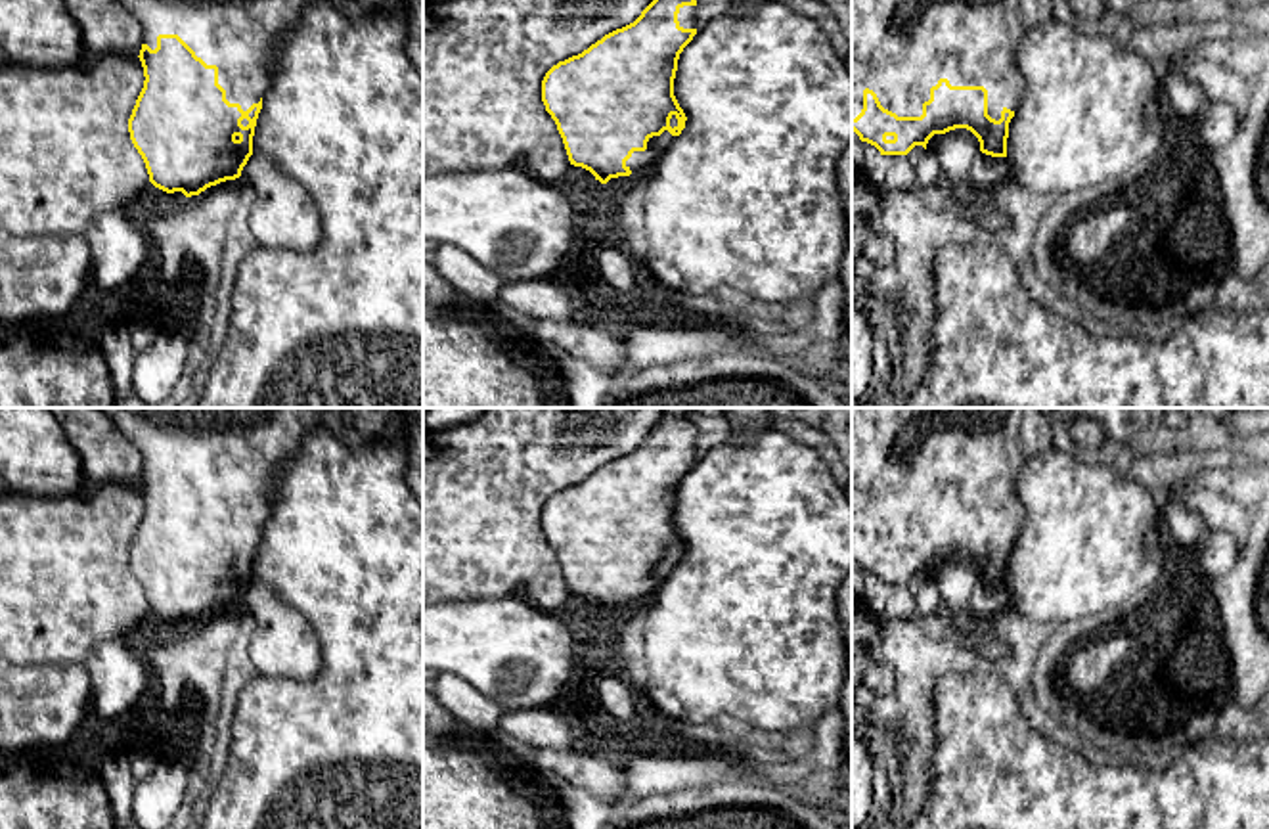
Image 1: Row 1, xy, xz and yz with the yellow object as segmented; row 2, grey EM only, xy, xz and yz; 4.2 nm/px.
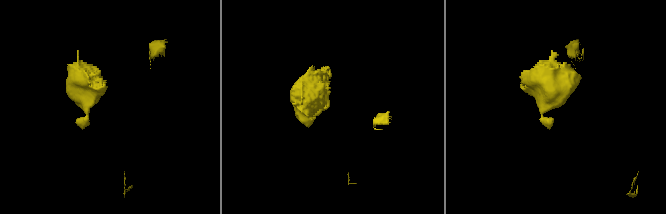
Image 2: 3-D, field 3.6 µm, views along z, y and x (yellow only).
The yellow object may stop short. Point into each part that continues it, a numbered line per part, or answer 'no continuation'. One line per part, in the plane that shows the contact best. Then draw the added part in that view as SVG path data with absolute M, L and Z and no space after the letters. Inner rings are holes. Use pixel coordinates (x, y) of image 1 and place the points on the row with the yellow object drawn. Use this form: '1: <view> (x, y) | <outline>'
1: yz (900, 48) | M852 0L852 119L863 109L865 88L898 117L921 117L930 88L947 78L951 86L984 86L988 115L999 121L1005 107L1016 111L1022 100L1018 46L1034 27L1051 17L1051 0Z

